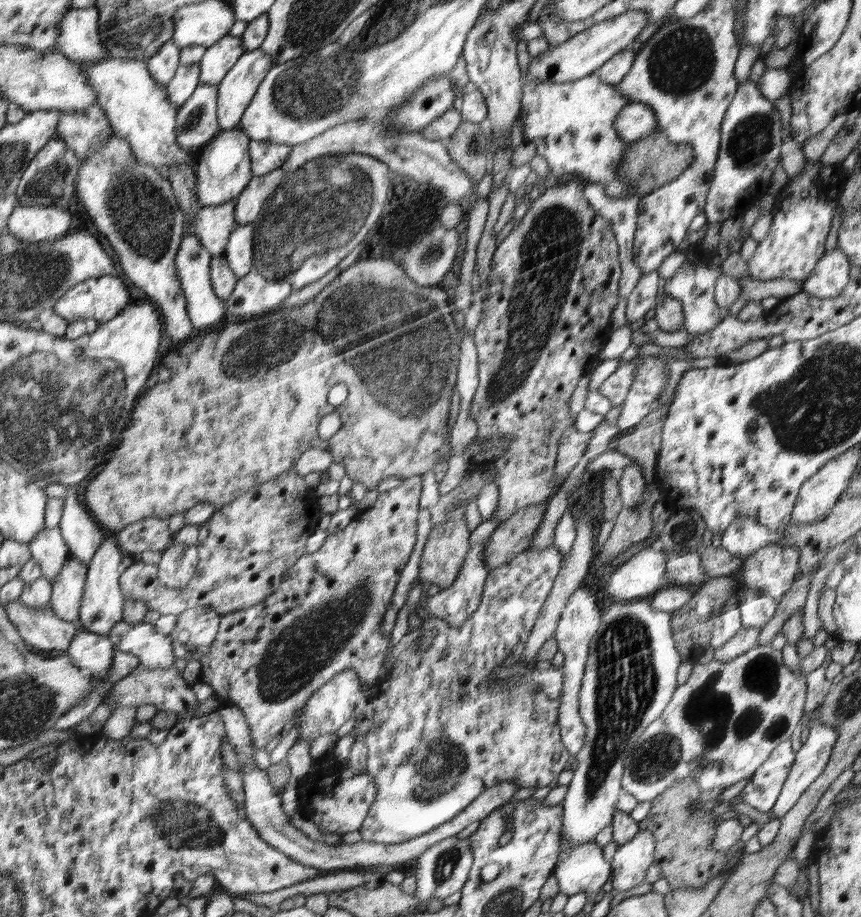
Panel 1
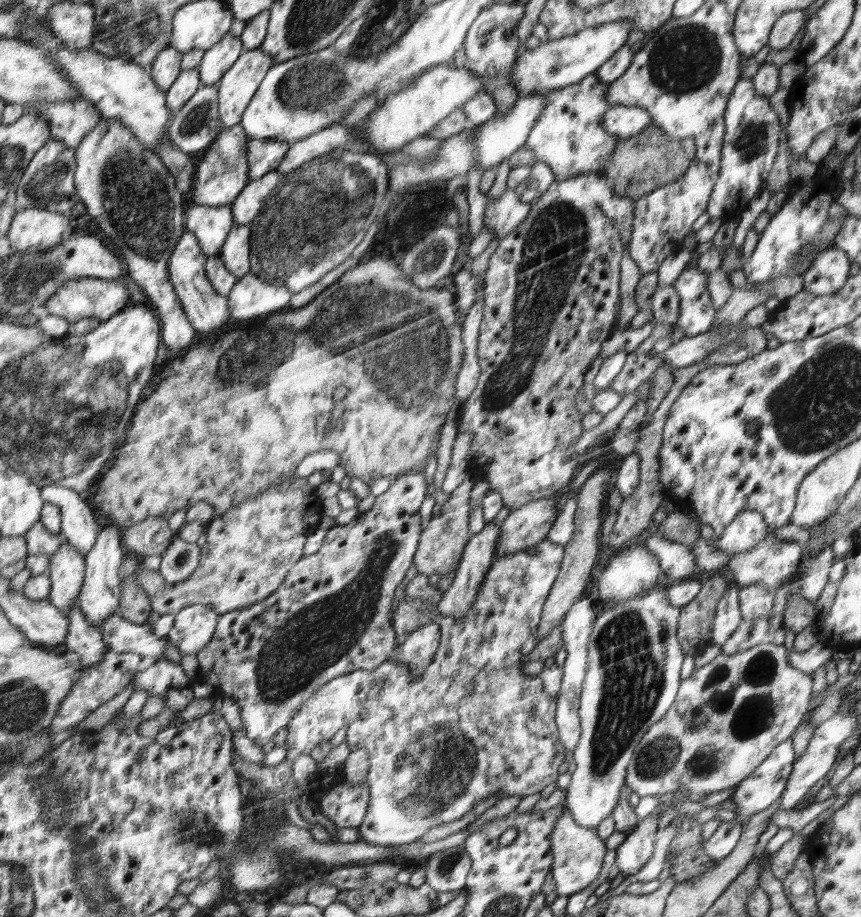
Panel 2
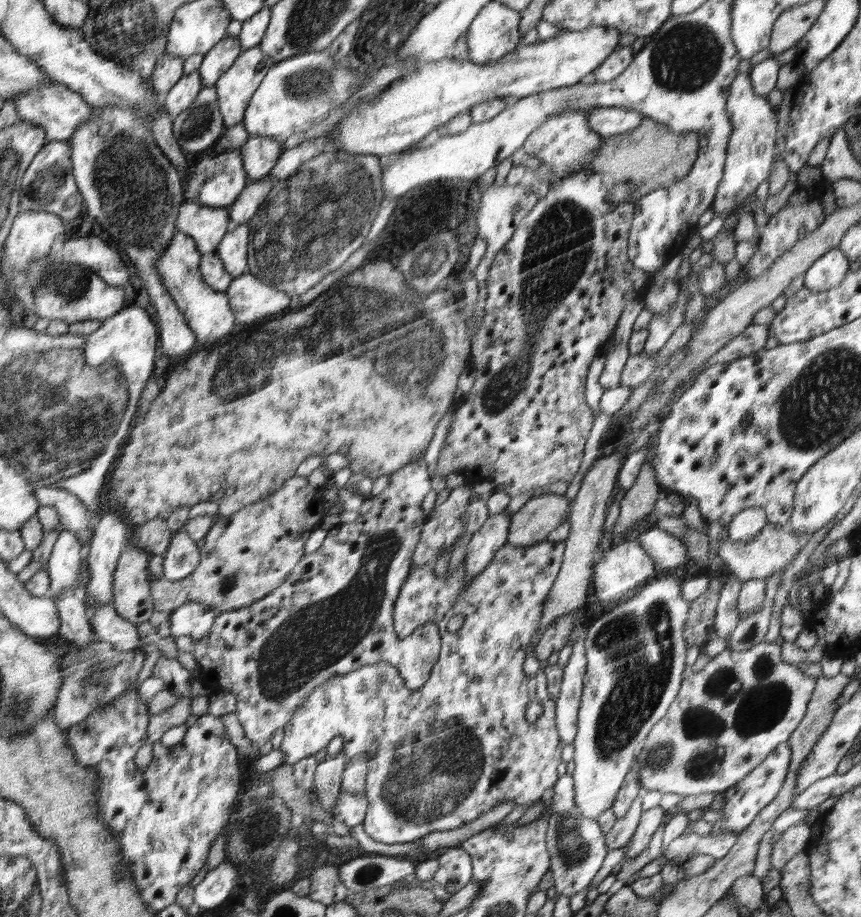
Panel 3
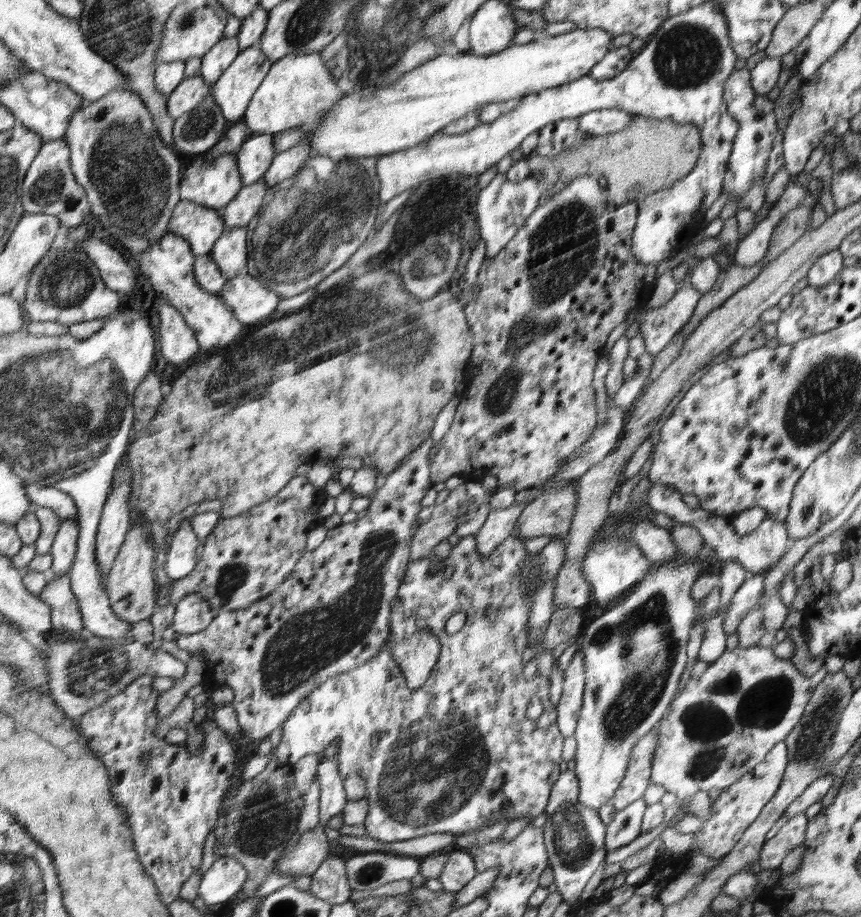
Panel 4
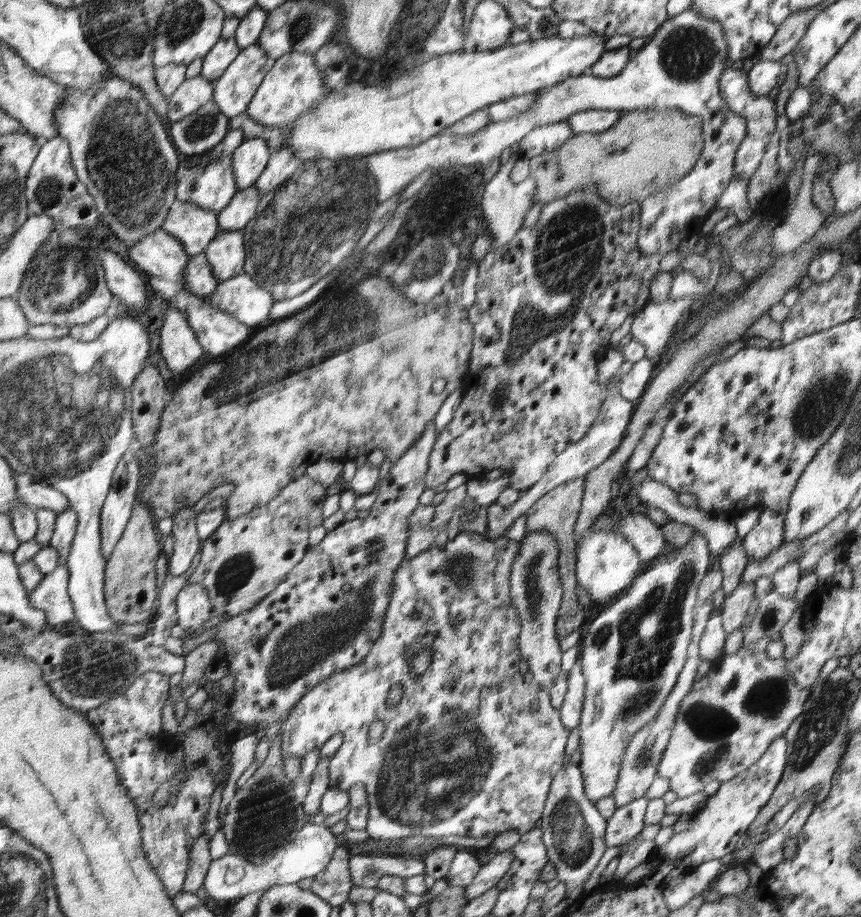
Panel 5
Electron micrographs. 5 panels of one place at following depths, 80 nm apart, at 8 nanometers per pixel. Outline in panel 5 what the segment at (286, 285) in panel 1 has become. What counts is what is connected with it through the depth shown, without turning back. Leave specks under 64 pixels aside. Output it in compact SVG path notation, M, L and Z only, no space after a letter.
M244 272L219 284L206 297L215 307L248 326L266 321L275 304L273 294Z

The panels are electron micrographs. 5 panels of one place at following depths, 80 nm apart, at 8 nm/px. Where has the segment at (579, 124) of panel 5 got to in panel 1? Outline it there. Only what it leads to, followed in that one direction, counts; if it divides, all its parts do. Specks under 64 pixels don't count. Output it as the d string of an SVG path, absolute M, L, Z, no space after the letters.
M632 102L617 116L615 126L620 136L630 143L650 137L659 123L655 111L646 103Z

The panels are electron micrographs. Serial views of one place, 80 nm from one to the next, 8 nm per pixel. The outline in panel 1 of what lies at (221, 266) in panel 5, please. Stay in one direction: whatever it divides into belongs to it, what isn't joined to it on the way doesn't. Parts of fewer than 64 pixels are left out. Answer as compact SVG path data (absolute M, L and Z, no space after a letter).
M251 223L238 225L229 237L223 254L237 278L247 276L254 268L255 231Z

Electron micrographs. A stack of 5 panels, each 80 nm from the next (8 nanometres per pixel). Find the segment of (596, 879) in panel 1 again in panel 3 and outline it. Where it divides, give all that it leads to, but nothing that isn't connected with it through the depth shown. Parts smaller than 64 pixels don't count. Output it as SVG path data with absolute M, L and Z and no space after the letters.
M564 772L553 786L554 796L548 809L549 826L547 829L548 850L551 854L550 872L555 882L557 896L569 898L590 885L596 872L600 870L602 861L609 848L606 845L605 833L602 832L597 820L582 816L580 809L574 804L573 778Z

